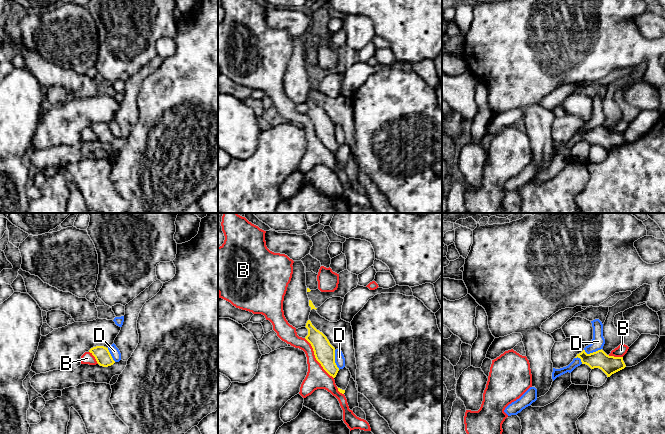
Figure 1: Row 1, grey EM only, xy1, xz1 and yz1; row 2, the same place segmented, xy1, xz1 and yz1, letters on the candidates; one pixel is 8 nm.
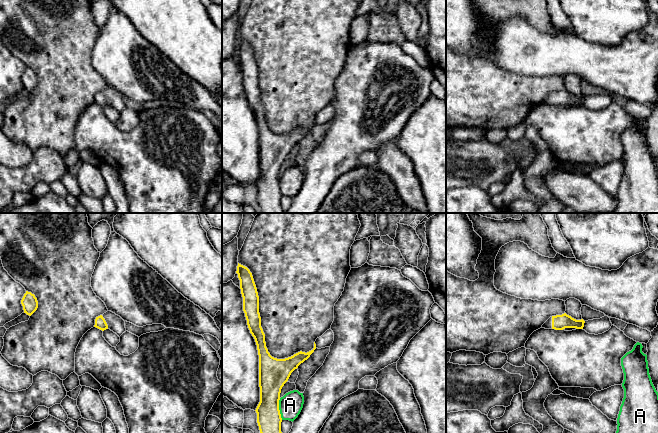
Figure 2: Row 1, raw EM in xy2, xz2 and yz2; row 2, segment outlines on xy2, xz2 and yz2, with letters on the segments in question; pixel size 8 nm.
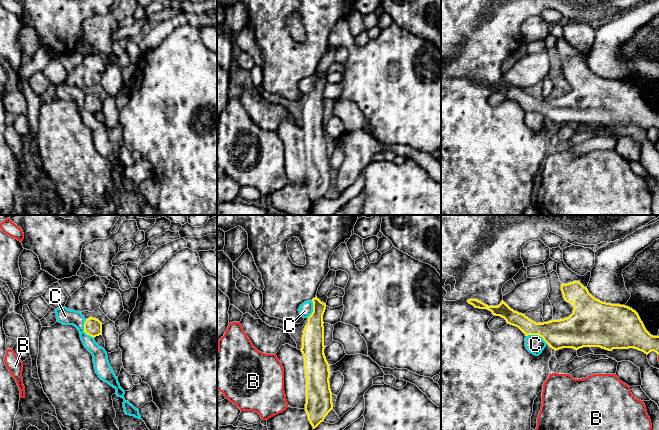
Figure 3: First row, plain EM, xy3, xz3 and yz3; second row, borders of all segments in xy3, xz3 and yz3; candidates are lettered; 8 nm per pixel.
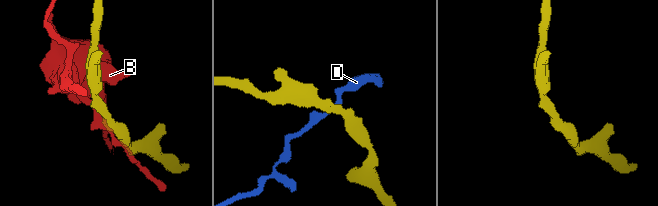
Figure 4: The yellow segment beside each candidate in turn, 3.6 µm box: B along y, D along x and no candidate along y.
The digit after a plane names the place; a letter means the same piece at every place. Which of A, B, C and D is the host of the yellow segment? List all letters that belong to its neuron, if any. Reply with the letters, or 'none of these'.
none of these

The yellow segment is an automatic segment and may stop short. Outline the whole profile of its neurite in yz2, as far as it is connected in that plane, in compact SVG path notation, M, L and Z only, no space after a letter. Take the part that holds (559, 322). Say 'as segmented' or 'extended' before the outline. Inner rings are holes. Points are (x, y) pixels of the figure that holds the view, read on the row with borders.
extended; M566 313L550 317L543 325L545 329L563 330L565 328L583 329L585 321L576 320Z

